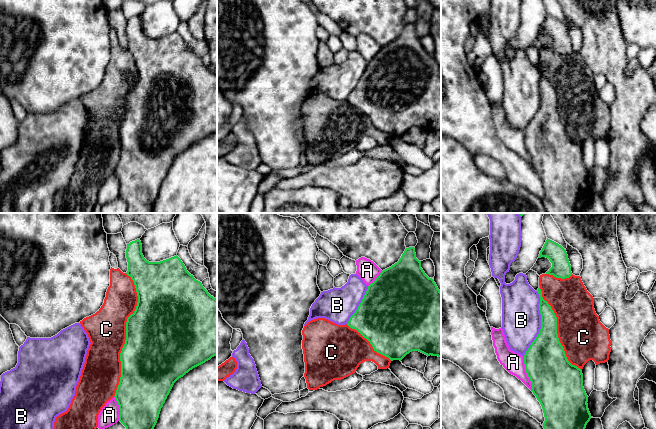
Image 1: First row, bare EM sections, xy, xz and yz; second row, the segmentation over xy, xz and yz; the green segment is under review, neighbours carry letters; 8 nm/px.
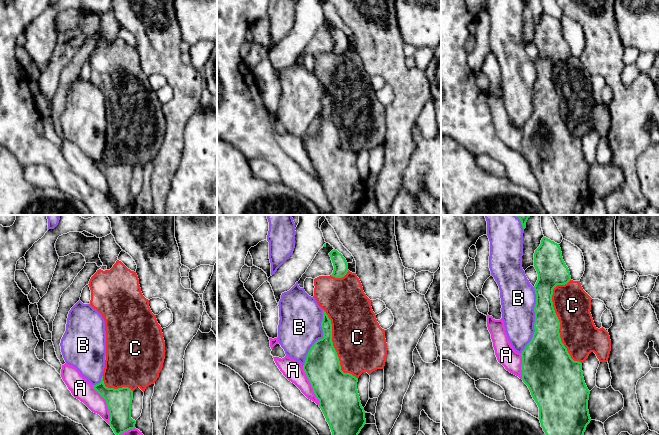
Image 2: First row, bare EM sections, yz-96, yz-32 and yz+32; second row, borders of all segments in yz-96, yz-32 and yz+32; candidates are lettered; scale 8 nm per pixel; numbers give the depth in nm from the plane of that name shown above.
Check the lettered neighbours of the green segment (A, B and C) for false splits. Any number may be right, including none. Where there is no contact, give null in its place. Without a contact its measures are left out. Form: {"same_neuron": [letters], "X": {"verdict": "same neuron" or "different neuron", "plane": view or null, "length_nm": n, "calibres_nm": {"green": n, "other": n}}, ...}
{"same_neuron": [], "A": {"verdict": "different neuron", "plane": "yz", "length_nm": 300, "calibres_nm": {"green": 380, "other": 160}}, "B": {"verdict": "different neuron", "plane": "yz", "length_nm": 550, "calibres_nm": {"green": 280, "other": 320}}, "C": {"verdict": "different neuron", "plane": "xy", "length_nm": 1000, "calibres_nm": {"green": 500, "other": 320}}}

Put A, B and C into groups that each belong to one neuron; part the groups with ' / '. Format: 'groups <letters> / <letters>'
groups A / B / C

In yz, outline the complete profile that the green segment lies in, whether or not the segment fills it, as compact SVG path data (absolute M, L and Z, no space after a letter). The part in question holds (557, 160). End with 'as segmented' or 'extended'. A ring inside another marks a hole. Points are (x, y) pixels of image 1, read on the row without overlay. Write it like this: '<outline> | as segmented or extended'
M540 62L537 68L540 73L541 105L523 132L525 147L531 157L532 168L543 185L543 204L546 212L581 213L591 195L582 146L568 137L558 114L557 93L548 78L543 75Z | as segmented

